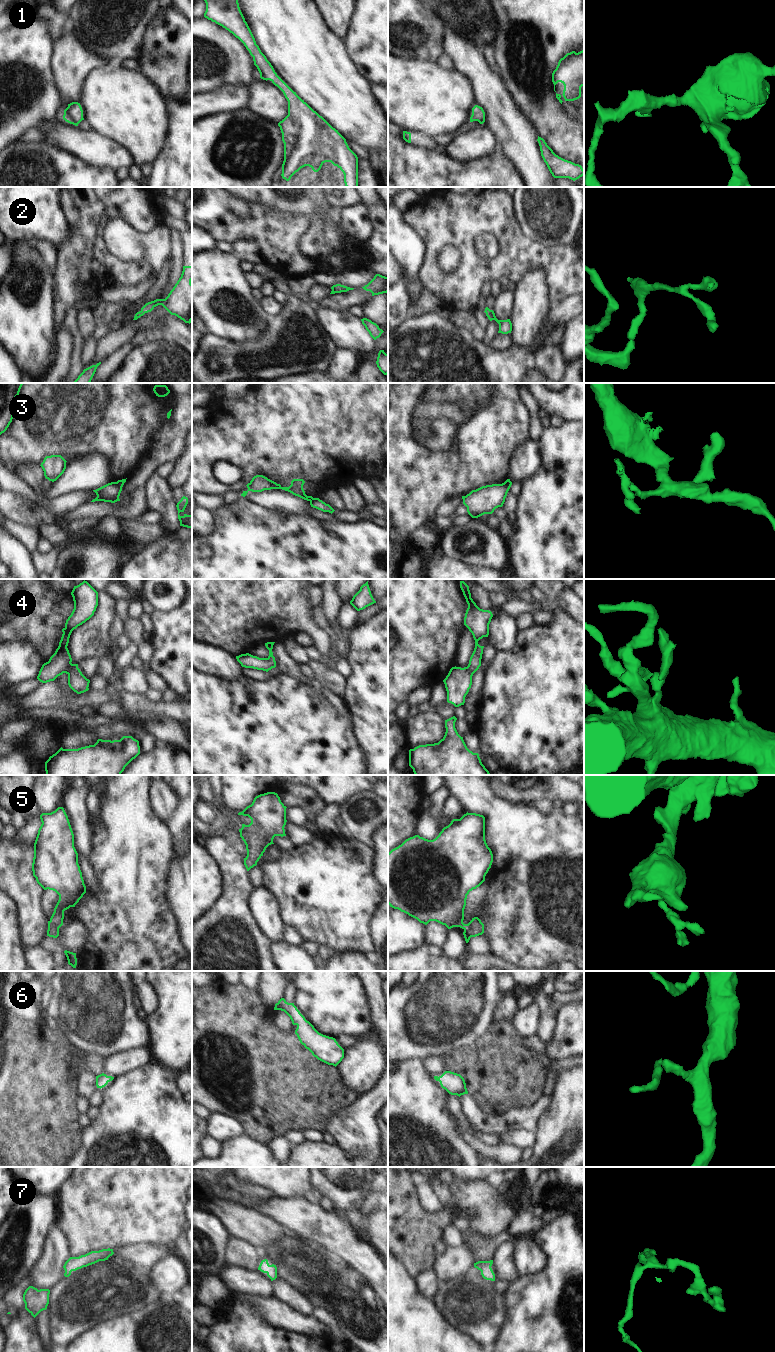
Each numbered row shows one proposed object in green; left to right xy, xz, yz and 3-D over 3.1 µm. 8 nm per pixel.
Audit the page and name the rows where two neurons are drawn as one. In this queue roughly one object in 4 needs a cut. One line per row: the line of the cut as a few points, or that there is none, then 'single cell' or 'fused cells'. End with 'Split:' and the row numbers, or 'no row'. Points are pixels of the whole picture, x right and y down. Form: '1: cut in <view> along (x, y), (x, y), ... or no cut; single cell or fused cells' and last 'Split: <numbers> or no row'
1: no cut; single cell
2: no cut; single cell
3: cut in xy along (114, 482), (121, 489); fused cells
4: no cut; single cell
5: no cut; single cell
6: no cut; single cell
7: no cut; single cell
Split: 3

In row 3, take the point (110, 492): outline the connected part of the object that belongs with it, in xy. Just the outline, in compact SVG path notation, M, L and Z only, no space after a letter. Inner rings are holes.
M111 482L93 491L96 493L97 497L91 502L104 501L115 503L120 501L119 496L122 489L118 487L115 482Z

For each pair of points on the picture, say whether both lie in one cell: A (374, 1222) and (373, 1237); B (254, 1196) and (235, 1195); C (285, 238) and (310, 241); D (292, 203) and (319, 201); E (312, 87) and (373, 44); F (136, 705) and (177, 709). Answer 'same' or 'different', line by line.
A: same
B: same
C: different
D: same
E: different
F: same

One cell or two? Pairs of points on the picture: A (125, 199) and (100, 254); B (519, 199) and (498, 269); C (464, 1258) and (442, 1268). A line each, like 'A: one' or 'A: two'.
A: one
B: two
C: one

